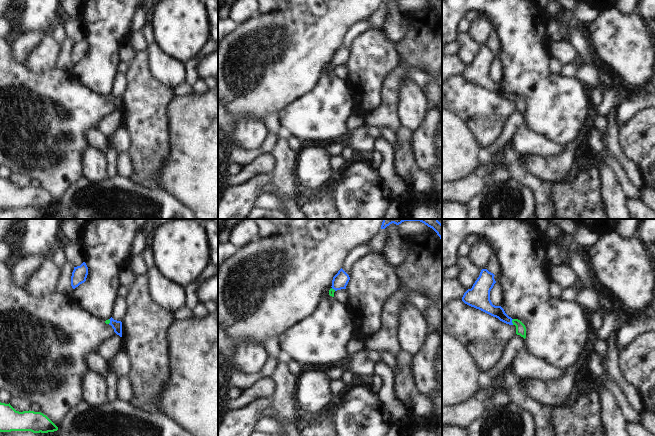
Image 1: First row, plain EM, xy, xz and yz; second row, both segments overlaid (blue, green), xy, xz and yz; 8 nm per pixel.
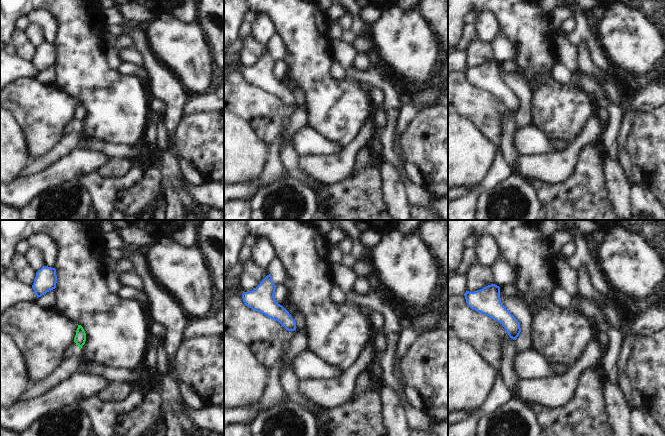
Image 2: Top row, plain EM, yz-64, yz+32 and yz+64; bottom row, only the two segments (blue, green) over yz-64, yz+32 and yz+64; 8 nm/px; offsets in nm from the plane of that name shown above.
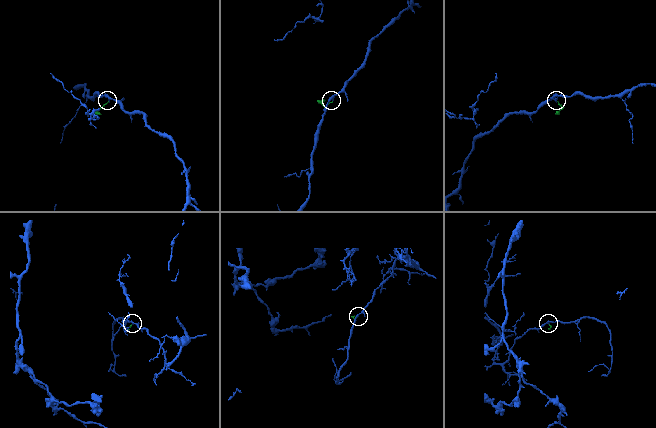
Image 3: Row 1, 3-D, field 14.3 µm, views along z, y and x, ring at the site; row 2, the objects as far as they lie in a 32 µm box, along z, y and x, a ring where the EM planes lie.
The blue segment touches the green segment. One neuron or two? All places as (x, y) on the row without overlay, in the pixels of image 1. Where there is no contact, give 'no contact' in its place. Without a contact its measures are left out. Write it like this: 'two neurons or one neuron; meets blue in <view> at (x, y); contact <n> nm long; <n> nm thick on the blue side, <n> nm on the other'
one neuron; meets blue in yz at (511, 98); contact 50 nm long; 110 nm thick on the blue side, 80 nm on the other

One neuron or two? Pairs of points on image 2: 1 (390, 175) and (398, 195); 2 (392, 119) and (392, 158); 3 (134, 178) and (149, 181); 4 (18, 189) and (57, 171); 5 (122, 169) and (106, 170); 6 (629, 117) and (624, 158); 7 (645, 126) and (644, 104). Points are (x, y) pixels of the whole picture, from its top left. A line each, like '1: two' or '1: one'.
1: one
2: one
3: two
4: one
5: one
6: one
7: two

